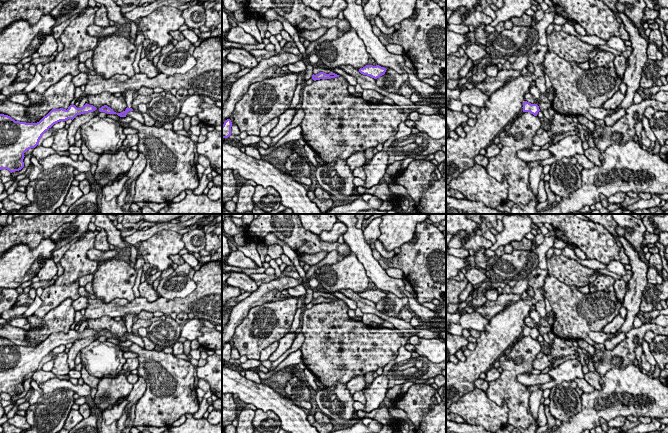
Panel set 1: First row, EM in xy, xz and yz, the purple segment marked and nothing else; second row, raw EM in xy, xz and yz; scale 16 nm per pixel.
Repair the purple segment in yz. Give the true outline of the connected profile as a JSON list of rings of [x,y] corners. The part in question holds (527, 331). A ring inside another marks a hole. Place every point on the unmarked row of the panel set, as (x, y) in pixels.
[[[527,325],[523,326],[523,336],[530,336],[534,340],[537,340],[538,336],[540,335],[539,330],[537,328],[531,328]]]

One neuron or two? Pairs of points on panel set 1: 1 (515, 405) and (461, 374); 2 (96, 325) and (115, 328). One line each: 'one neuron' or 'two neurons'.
1: two neurons
2: one neuron

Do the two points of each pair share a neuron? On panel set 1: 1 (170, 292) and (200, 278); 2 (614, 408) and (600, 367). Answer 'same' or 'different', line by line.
1: different
2: different

